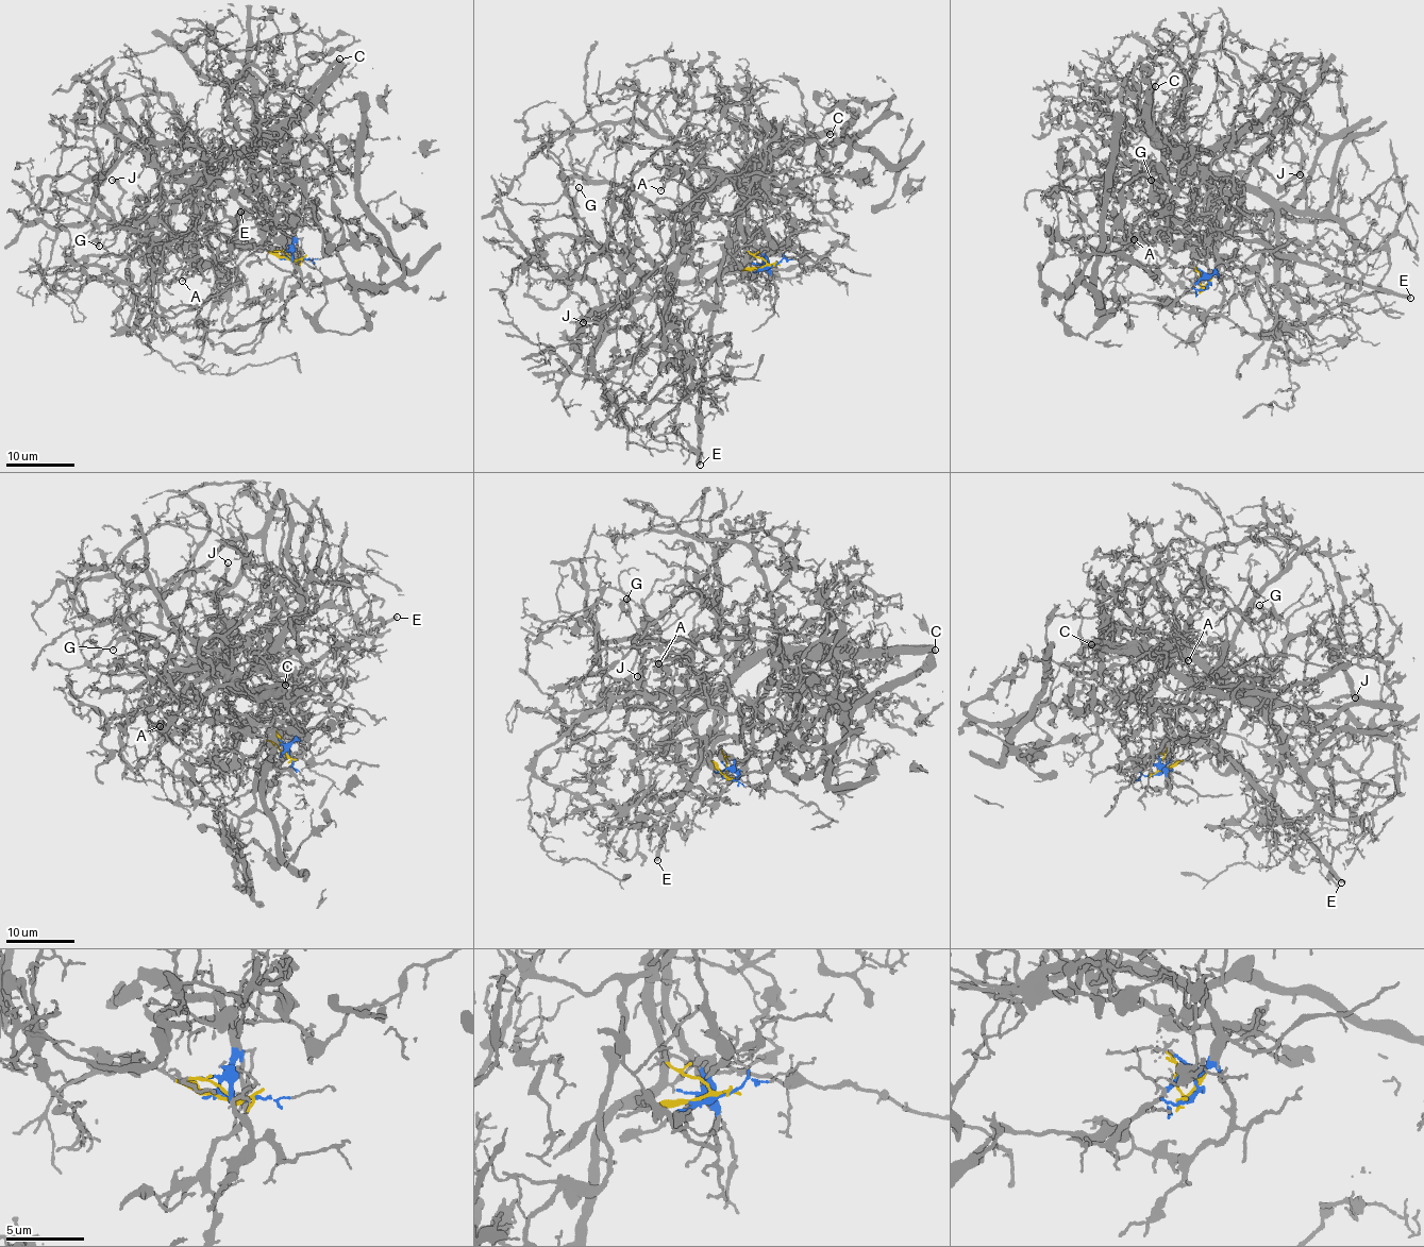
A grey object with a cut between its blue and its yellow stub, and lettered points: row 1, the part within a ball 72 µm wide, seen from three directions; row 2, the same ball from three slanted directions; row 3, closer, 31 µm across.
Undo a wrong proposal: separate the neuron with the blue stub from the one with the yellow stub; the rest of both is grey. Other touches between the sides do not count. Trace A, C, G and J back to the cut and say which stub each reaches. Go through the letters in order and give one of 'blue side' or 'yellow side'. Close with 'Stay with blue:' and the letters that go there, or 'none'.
A: yellow side
C: blue side
G: blue side
J: blue side
Stay with blue: C, G, J

